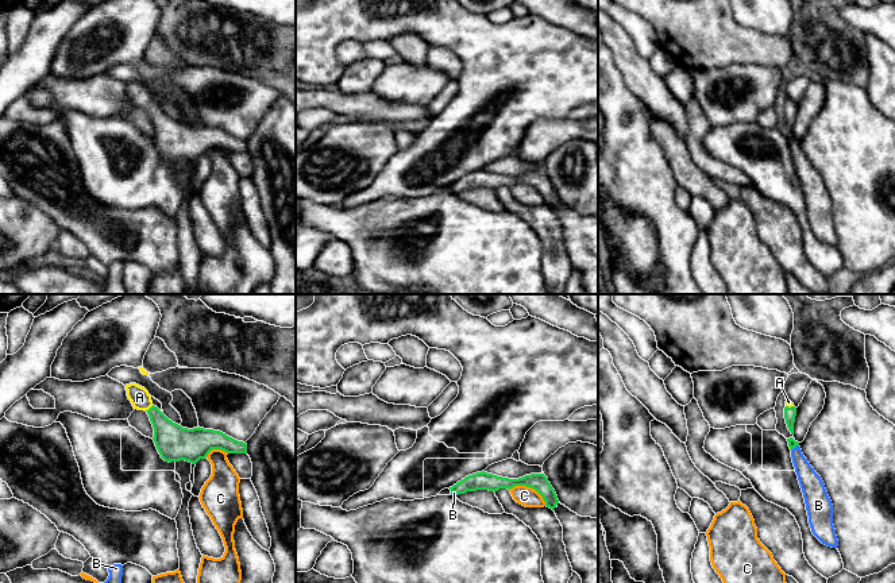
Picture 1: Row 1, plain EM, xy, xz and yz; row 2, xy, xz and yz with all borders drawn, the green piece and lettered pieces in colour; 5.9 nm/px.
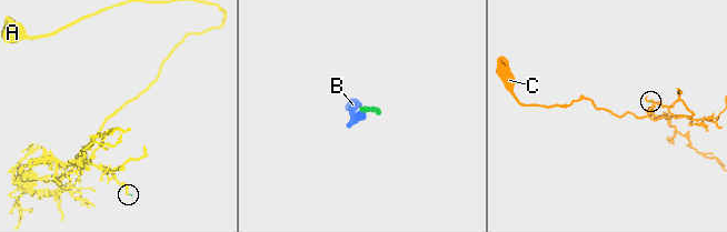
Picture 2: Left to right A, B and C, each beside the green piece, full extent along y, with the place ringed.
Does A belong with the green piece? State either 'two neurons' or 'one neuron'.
one neuron

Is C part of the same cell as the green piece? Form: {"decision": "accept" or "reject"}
{"decision": "reject"}

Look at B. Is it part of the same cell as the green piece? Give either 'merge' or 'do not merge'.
merge

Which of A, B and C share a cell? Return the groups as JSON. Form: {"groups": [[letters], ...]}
{"groups": [["A", "B"], ["C"]]}

